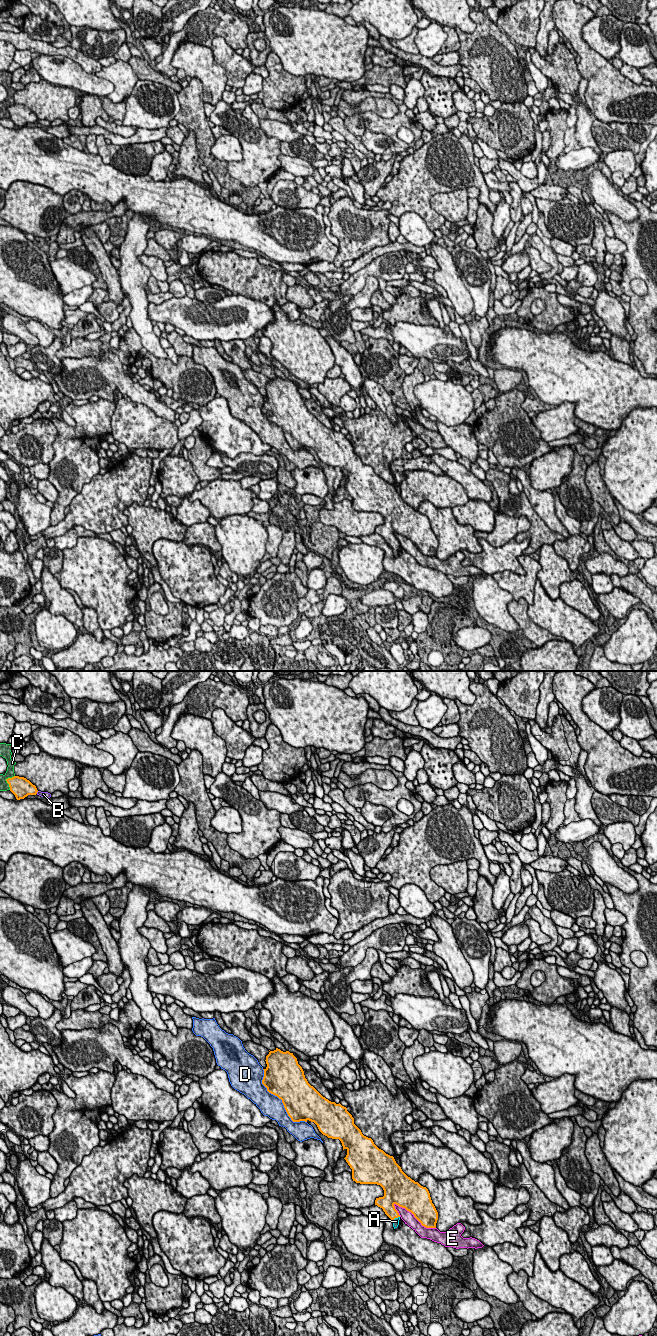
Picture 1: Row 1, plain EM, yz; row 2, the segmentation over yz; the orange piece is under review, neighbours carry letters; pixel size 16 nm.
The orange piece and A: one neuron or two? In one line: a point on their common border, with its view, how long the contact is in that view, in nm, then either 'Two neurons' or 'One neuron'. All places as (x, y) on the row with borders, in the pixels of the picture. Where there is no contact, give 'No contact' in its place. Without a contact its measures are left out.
Touches orange at yz (395, 1217). Shared border 140 nm. One neuron

